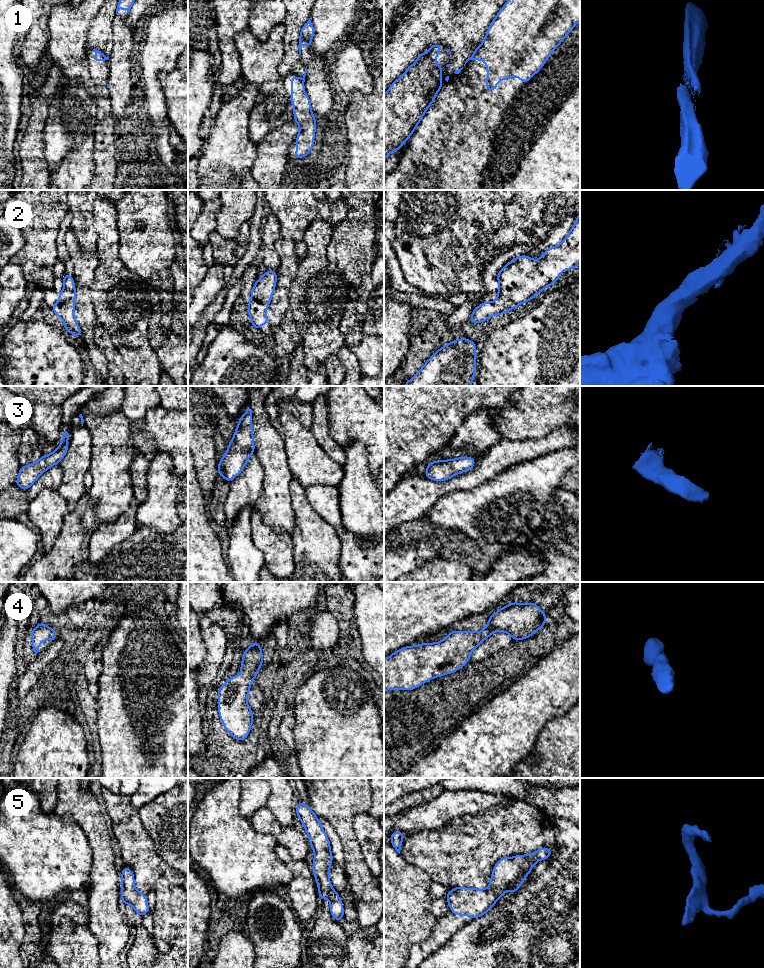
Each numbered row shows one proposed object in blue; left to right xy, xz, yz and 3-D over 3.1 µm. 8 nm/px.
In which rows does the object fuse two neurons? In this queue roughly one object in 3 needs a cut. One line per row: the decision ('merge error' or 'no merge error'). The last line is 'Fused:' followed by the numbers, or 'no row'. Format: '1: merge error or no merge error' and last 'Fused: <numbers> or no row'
1: merge error
2: no merge error
3: no merge error
4: no merge error
5: no merge error
Fused: 1

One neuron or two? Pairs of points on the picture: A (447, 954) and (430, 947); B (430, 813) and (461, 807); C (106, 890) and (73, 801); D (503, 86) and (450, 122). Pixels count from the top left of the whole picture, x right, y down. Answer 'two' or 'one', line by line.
A: two
B: one
C: one
D: one

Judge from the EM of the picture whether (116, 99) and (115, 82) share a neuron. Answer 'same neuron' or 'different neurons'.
same neuron

